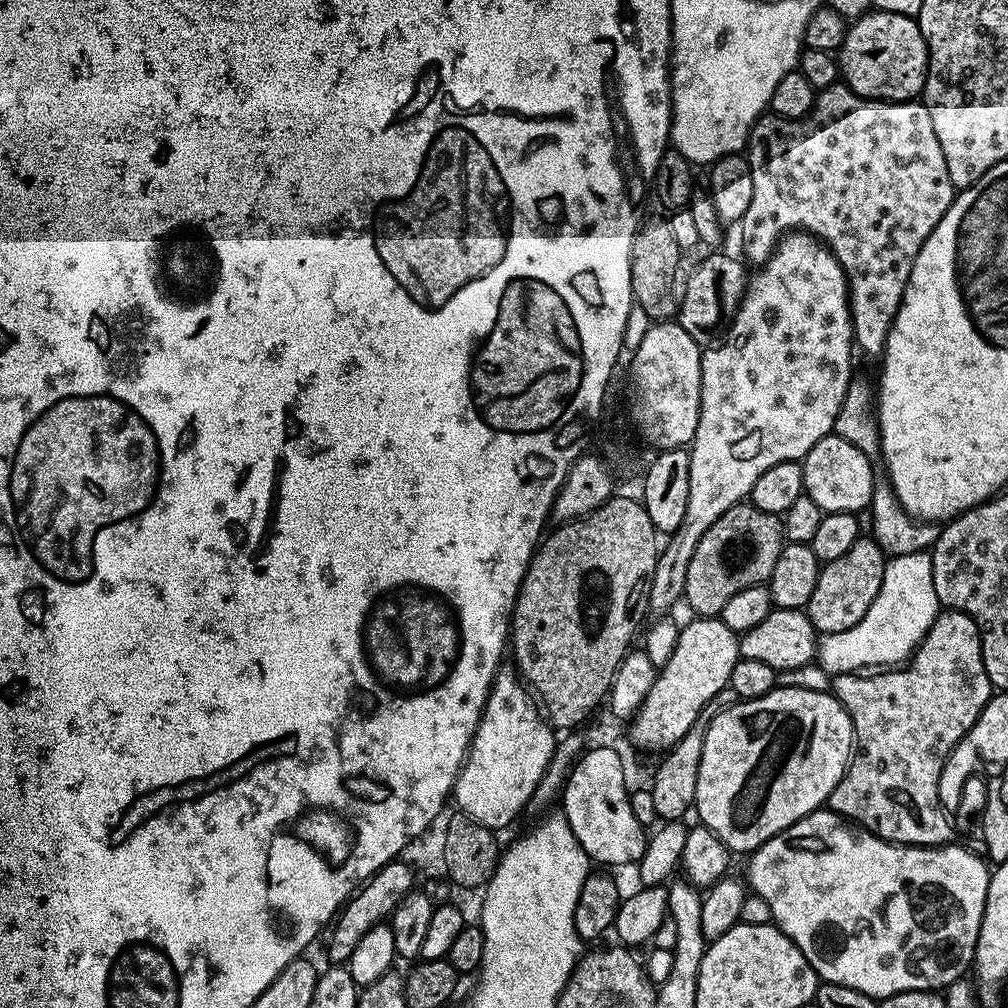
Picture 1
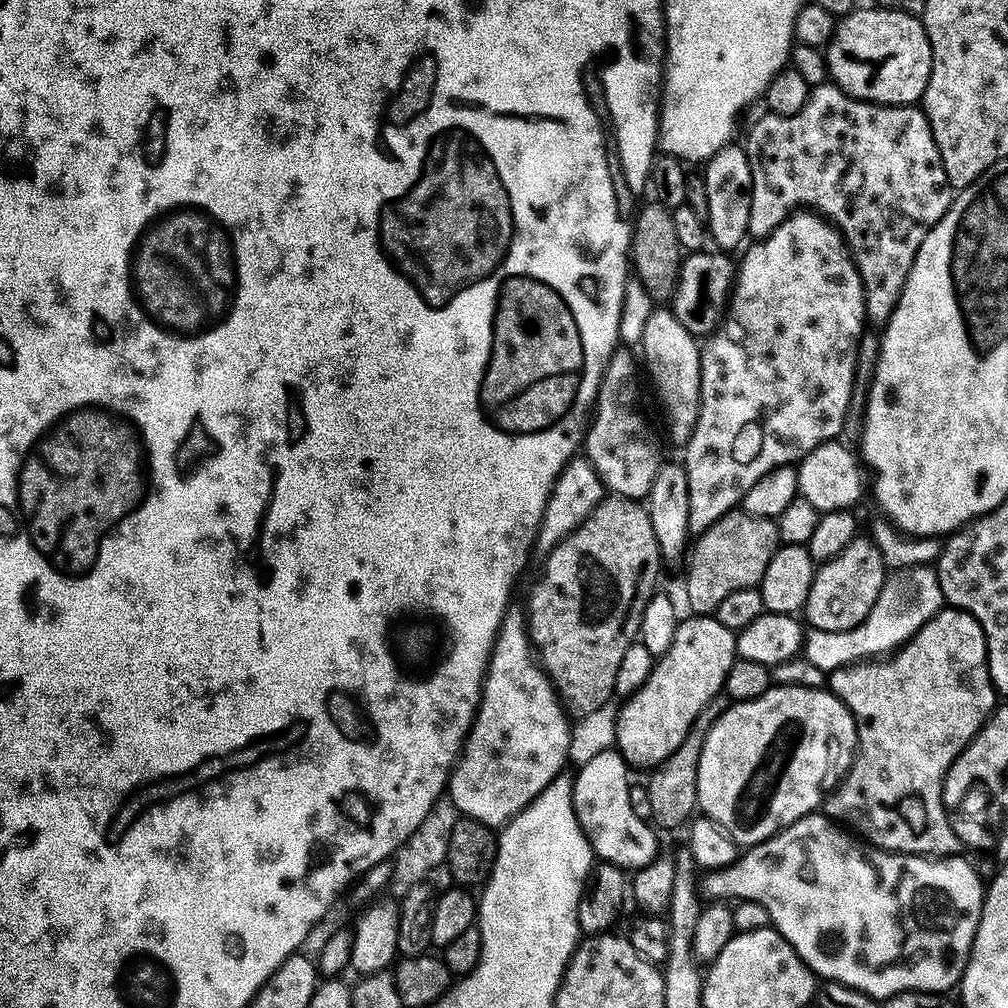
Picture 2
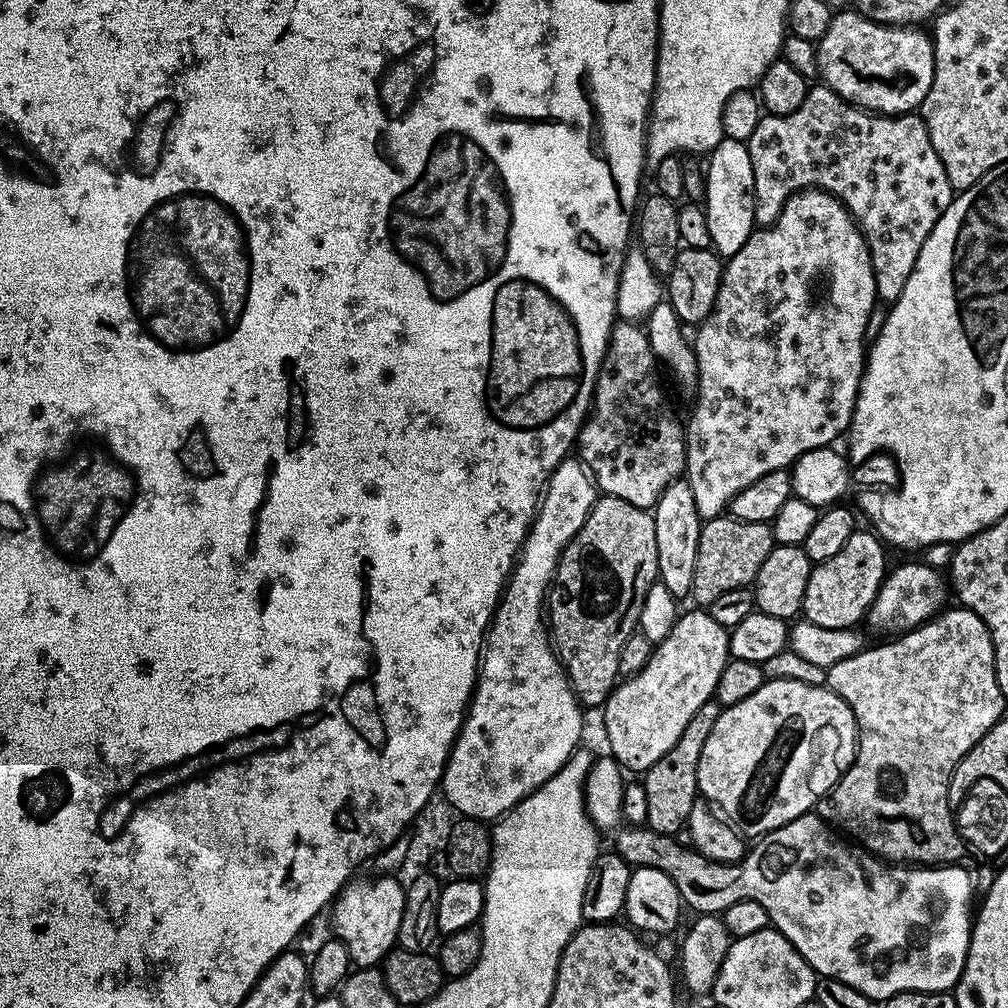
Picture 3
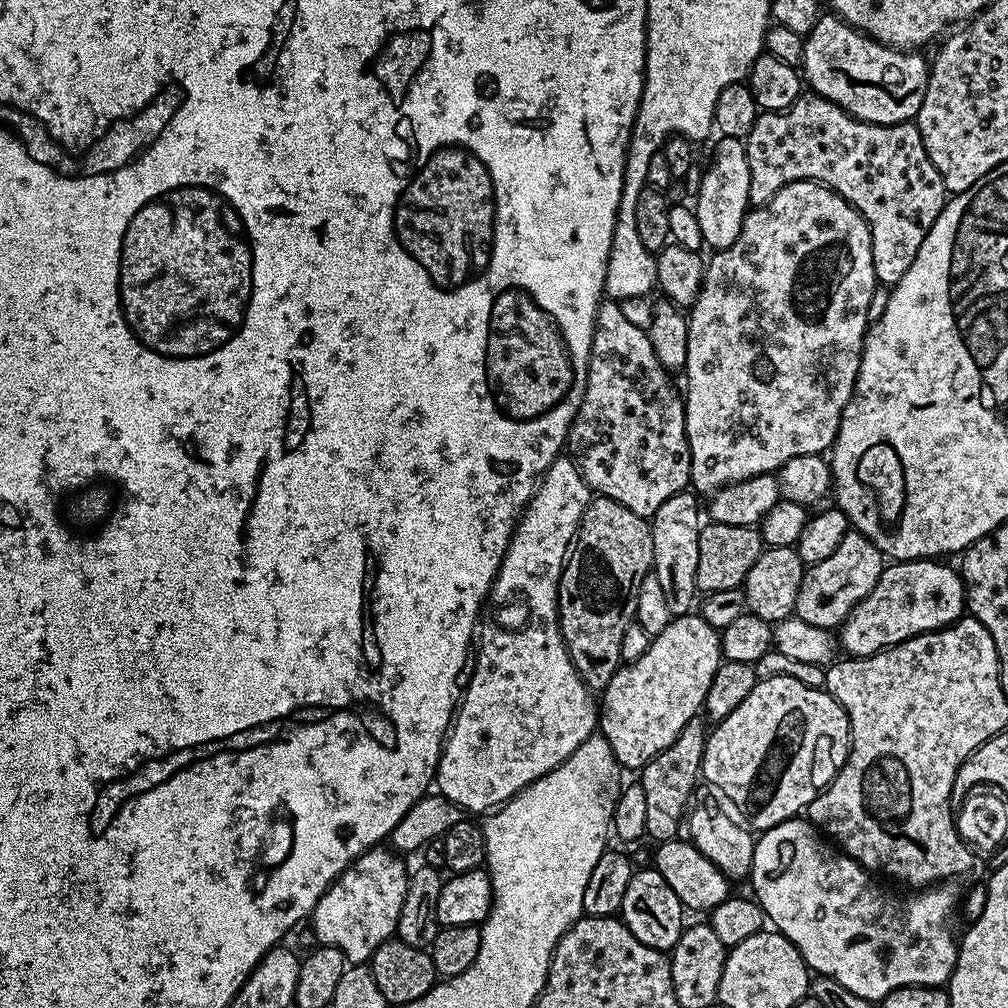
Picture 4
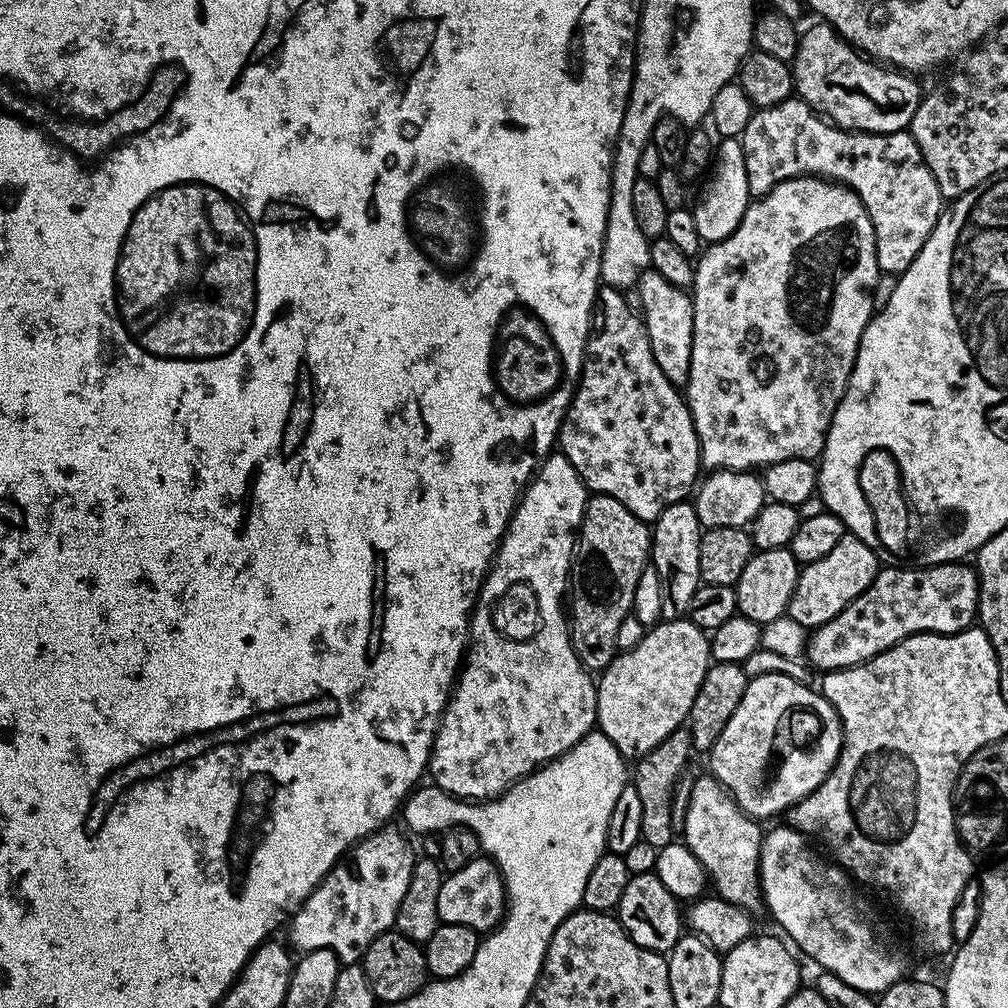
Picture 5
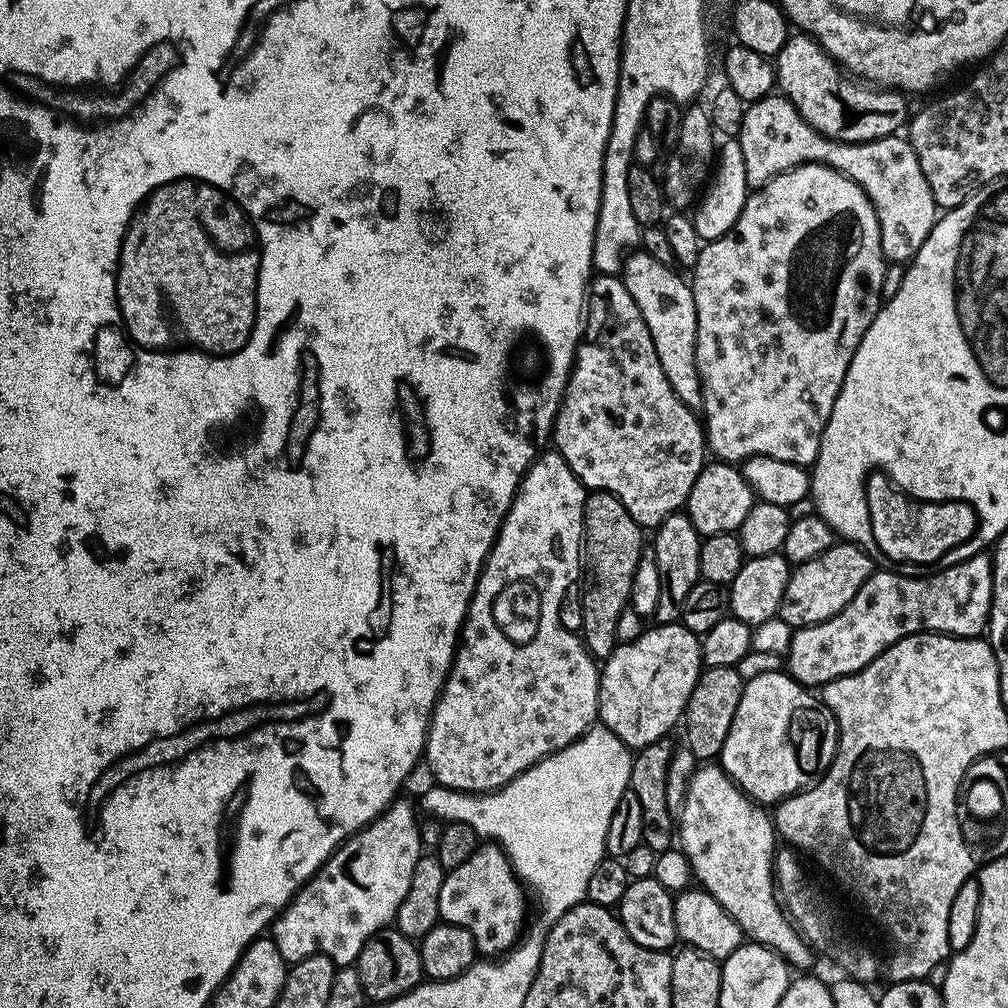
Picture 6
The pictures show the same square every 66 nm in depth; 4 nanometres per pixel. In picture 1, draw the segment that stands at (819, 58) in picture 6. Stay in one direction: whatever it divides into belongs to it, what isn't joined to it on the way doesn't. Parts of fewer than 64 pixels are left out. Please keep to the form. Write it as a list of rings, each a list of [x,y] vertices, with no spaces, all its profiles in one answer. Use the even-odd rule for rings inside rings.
[[[870,10],[848,25],[848,33],[838,50],[840,75],[843,83],[854,94],[868,100],[911,100],[921,95],[924,75],[928,72],[928,47],[920,33],[920,25],[915,19],[900,12],[876,12]]]

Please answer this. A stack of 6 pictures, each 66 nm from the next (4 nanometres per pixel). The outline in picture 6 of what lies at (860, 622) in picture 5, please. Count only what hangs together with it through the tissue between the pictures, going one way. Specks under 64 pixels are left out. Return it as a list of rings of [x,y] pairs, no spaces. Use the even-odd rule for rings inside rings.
[[[981,554],[971,556],[949,568],[941,568],[930,576],[903,576],[887,570],[873,571],[862,590],[838,610],[826,622],[795,629],[786,657],[786,671],[793,680],[809,690],[819,689],[843,676],[861,672],[874,658],[878,658],[891,644],[916,632],[942,632],[945,636],[976,638],[988,627],[988,615],[992,609],[992,558]]]

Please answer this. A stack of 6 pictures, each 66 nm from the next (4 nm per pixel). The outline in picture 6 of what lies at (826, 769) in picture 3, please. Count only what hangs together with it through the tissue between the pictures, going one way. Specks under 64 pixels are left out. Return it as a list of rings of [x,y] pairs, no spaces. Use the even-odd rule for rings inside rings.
[[[779,670],[760,674],[747,681],[742,702],[738,702],[738,714],[734,714],[730,734],[726,734],[726,742],[720,751],[718,764],[751,800],[761,806],[776,806],[788,796],[811,787],[827,772],[836,756],[837,743],[836,715],[819,695],[793,680],[787,671]]]

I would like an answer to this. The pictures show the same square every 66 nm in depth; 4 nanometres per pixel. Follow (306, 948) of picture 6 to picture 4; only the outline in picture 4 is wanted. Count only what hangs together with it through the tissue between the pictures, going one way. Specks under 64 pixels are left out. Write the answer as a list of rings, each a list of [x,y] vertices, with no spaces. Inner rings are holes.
[[[377,846],[362,853],[326,889],[310,913],[312,932],[320,939],[317,941],[321,945],[338,949],[349,965],[367,965],[374,950],[378,950],[382,942],[396,936],[398,914],[402,914],[402,902],[406,899],[410,868],[400,861],[403,859],[399,855],[385,848]]]

